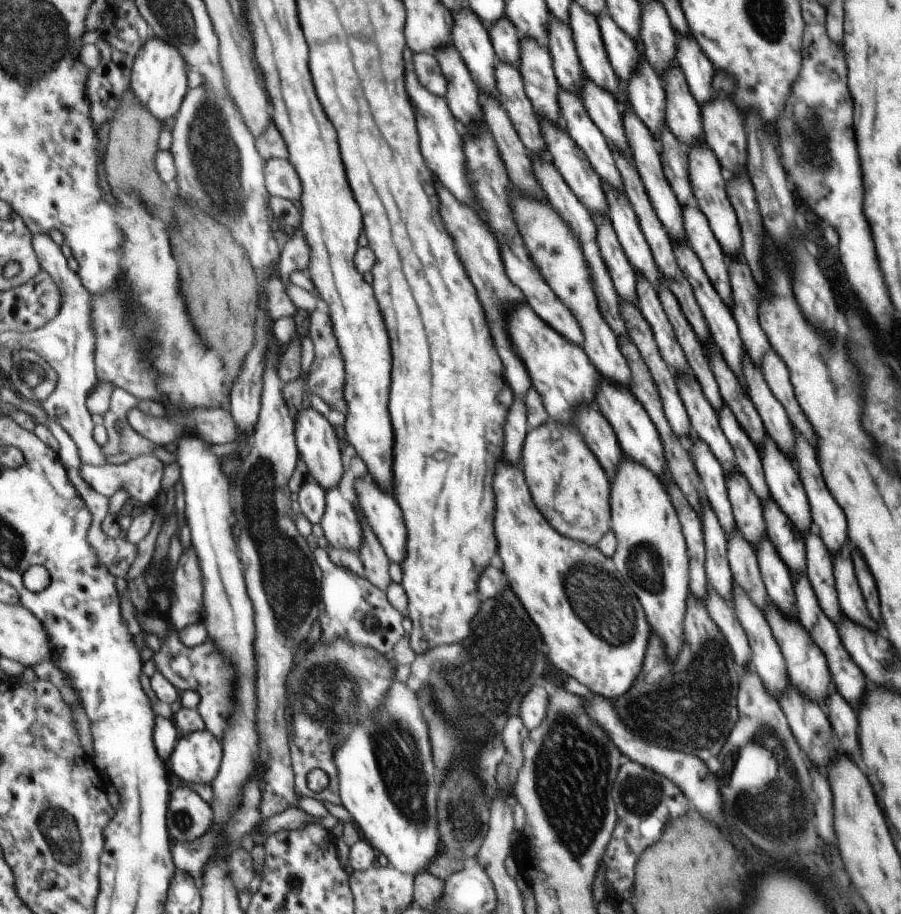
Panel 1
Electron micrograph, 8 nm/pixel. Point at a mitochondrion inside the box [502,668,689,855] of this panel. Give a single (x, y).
(641, 795)

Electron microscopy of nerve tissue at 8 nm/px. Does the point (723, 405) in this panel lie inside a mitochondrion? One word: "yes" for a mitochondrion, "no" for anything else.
no

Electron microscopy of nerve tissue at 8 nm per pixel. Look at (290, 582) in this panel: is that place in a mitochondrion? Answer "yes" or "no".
yes

